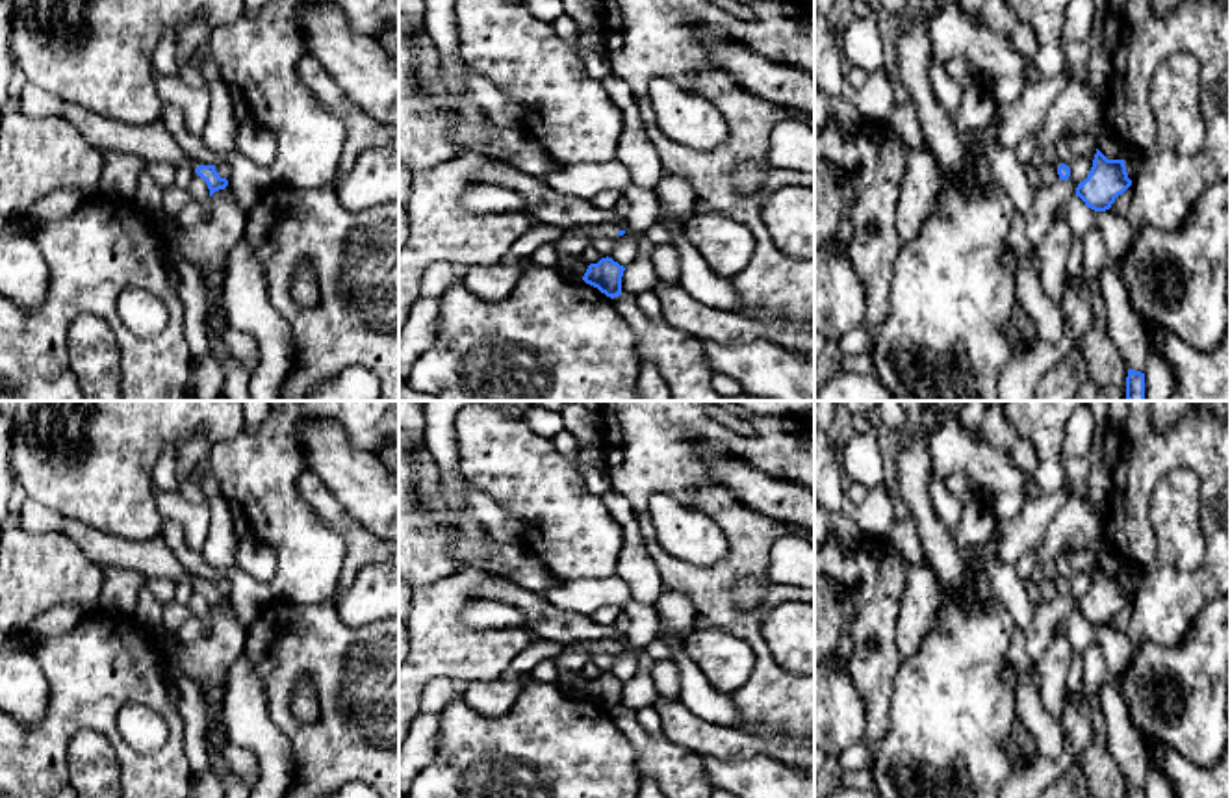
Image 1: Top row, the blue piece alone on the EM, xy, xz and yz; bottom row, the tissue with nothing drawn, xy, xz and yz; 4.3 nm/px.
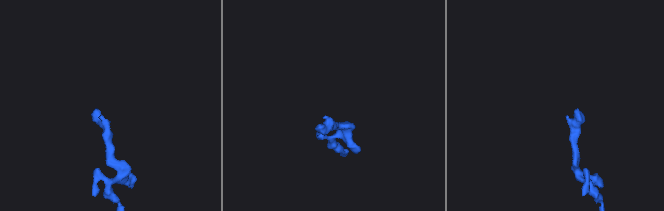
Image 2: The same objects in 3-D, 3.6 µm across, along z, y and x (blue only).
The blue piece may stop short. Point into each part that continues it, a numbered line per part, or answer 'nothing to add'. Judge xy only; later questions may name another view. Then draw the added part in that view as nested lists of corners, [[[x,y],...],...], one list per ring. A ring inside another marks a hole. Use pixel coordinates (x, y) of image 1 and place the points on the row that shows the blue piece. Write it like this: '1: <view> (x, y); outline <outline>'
1: xy (153, 141); outline [[[22,80],[13,89],[11,104],[28,117],[69,119],[98,150],[134,154],[145,161],[167,161],[176,169],[200,165],[174,141],[161,119],[148,124],[111,121]]]

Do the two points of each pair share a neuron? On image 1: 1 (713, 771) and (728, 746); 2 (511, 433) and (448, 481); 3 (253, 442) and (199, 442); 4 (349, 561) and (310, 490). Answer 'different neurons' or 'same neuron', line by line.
1: different neurons
2: different neurons
3: different neurons
4: same neuron

